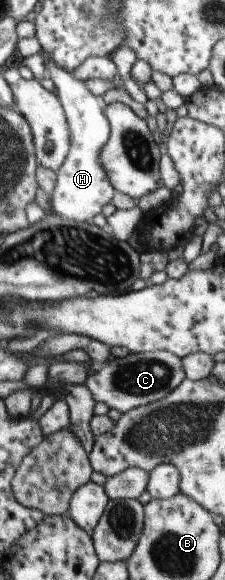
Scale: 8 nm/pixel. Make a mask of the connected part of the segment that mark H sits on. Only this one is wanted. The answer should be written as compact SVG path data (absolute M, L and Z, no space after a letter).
M39 50L37 52L43 60L45 76L51 79L56 90L56 97L61 104L65 120L70 132L70 147L63 164L56 170L56 180L53 192L48 197L50 211L63 218L79 223L91 223L92 218L100 214L101 208L111 202L116 190L107 180L106 170L101 168L99 152L101 146L109 138L109 122L105 118L105 102L101 96L91 94L83 81L72 78L67 71L56 66L49 60L49 56Z

